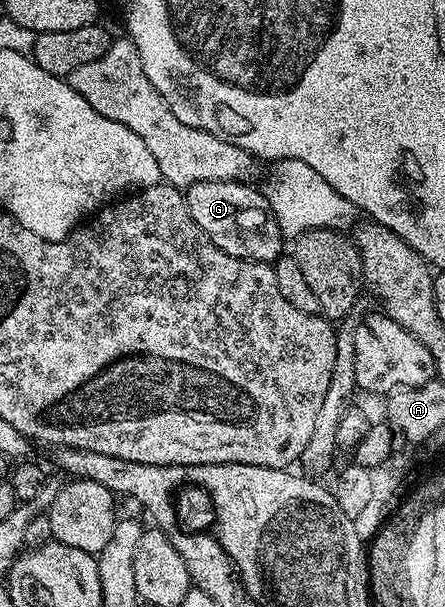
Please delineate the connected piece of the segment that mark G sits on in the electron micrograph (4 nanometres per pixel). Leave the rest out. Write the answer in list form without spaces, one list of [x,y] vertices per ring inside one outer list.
[[[211,180],[188,187],[184,191],[184,196],[195,224],[199,224],[201,231],[223,252],[227,252],[236,258],[245,258],[248,262],[267,262],[270,264],[282,257],[281,242],[283,243],[283,235],[281,229],[269,207],[269,199],[258,187],[256,190],[253,184]]]

